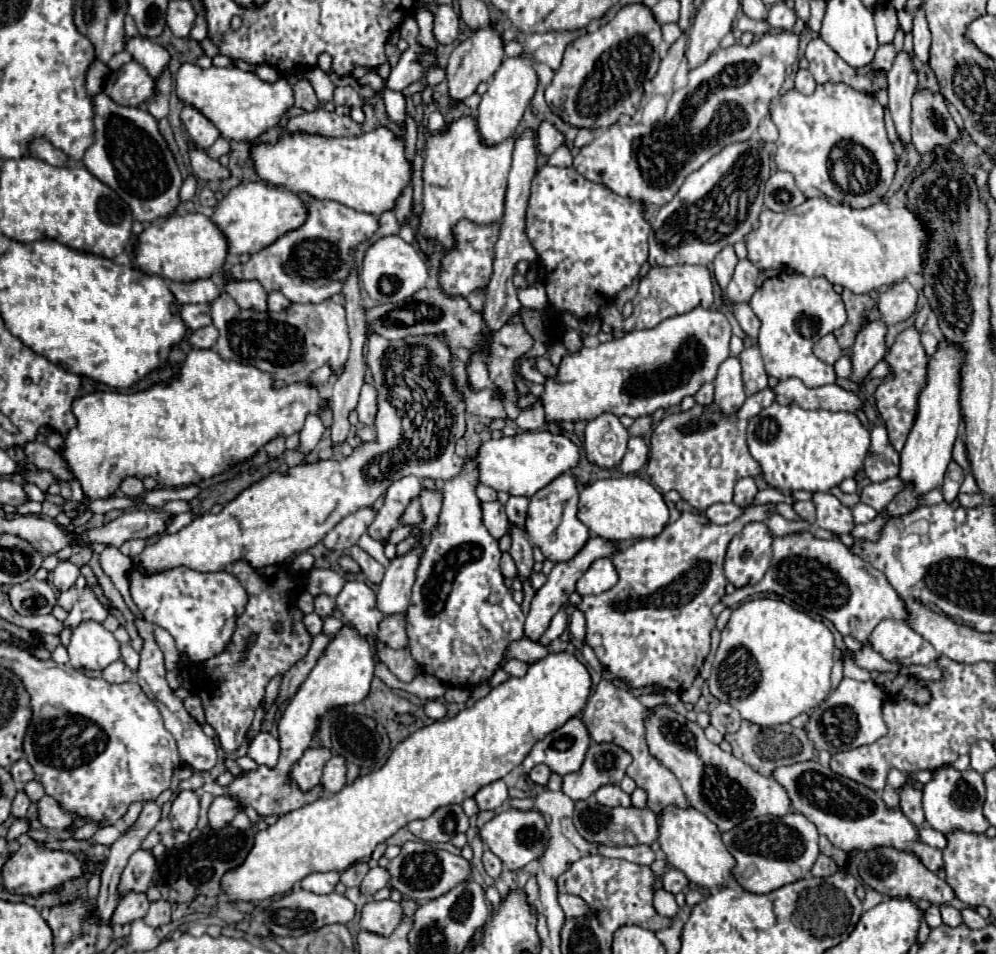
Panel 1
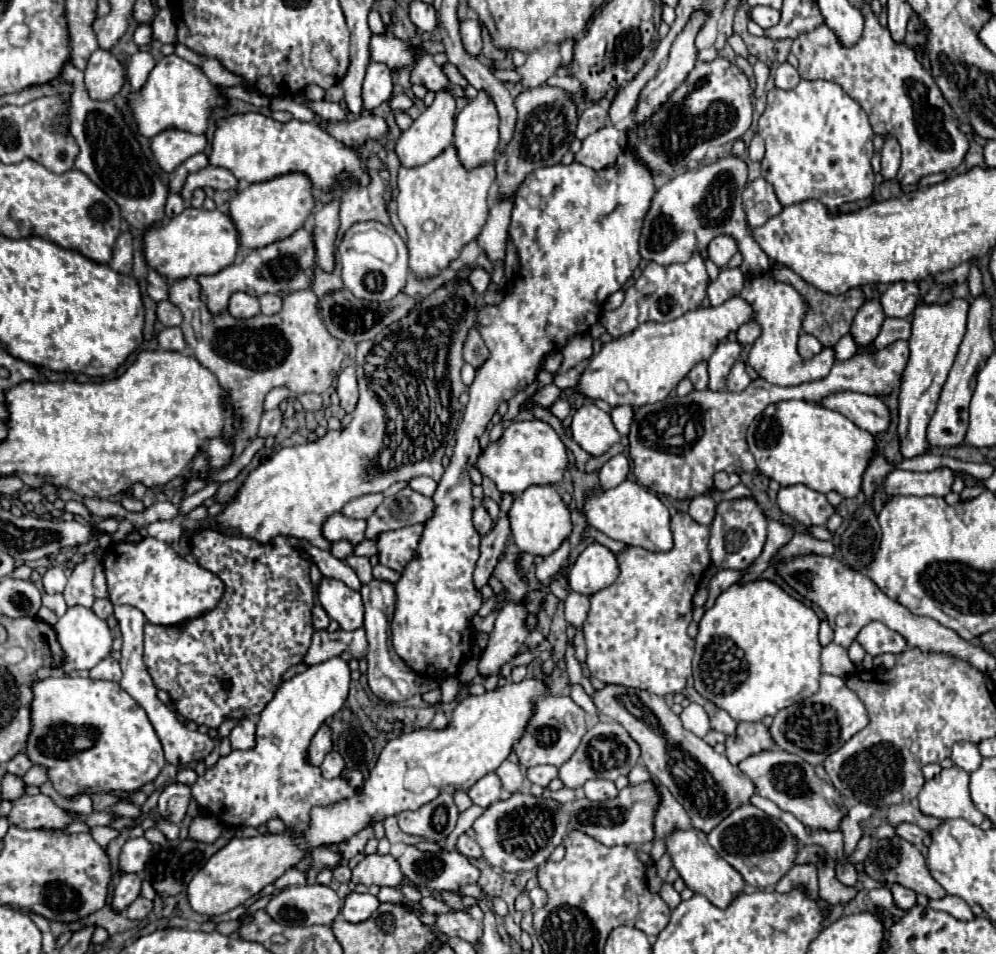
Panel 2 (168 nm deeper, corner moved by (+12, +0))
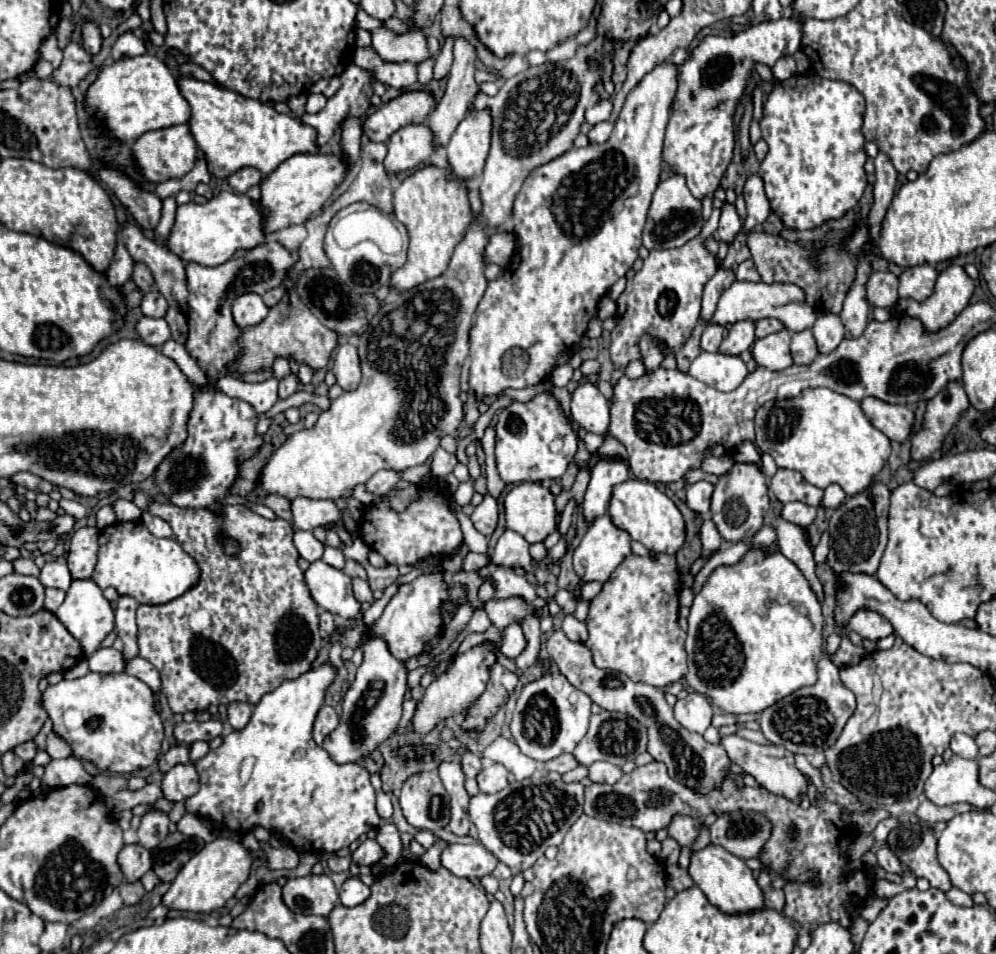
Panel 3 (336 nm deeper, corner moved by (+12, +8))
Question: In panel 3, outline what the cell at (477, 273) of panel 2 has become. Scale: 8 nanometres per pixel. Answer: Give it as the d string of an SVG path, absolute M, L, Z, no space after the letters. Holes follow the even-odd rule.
M497 232L497 234L491 236L489 244L485 246L483 258L485 258L485 264L507 266L513 252L515 252L515 236L513 236L513 232Z

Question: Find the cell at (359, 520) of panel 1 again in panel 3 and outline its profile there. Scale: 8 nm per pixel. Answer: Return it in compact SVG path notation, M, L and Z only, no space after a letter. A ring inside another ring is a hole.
M381 470L381 472L375 472L371 476L371 480L365 484L365 490L371 492L371 494L387 494L397 482L399 482L399 472L393 472L393 470Z

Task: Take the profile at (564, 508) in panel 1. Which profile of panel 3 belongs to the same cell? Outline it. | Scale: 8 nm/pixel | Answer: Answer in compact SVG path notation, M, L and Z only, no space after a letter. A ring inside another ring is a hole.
M537 482L513 486L505 496L507 528L523 536L529 544L543 542L557 530L555 496Z

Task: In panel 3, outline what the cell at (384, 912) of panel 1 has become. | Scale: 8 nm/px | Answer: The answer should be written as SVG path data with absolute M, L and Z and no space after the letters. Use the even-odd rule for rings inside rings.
M349 878L339 890L339 900L343 906L357 906L369 898L371 890L359 878Z

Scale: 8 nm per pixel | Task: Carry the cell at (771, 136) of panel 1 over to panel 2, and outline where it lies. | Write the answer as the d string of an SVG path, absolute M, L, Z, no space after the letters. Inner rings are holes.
M755 134L753 140L751 140L751 144L749 144L749 158L751 158L753 162L761 162L763 156L765 156L765 144L763 144L761 136Z

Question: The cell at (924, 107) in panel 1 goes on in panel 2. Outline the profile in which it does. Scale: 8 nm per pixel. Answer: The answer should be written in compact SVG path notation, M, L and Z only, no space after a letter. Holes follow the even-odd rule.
M863 2L859 6L859 10L863 14L865 26L863 26L863 34L861 34L859 42L853 44L851 48L843 46L839 42L837 34L827 26L815 28L813 32L801 34L793 40L791 50L799 60L797 70L799 70L801 78L805 78L805 80L827 80L827 82L839 84L867 112L875 134L879 134L883 138L887 134L891 134L891 136L897 138L897 142L901 146L901 168L899 168L899 174L897 174L899 184L903 184L903 186L905 184L915 184L921 176L927 176L927 174L939 174L939 172L951 174L965 160L965 154L969 150L969 140L959 130L961 122L959 122L957 114L953 112L949 102L943 98L943 94L941 94L939 86L935 84L931 72L927 72L921 66L921 62L917 60L915 50L909 48L905 42L895 44L895 40L889 34L889 28L879 24L879 18L873 14L871 4Z

